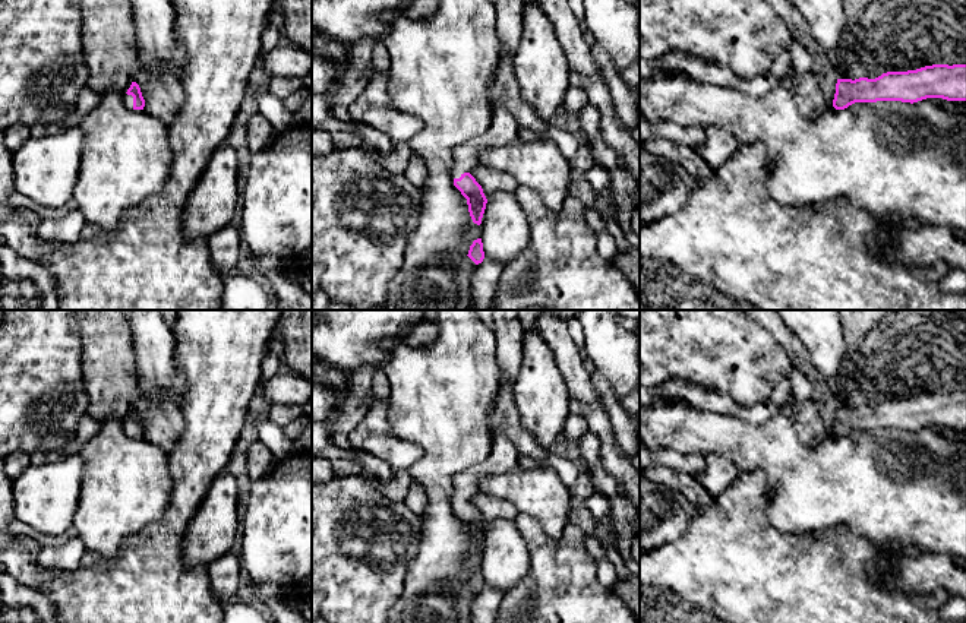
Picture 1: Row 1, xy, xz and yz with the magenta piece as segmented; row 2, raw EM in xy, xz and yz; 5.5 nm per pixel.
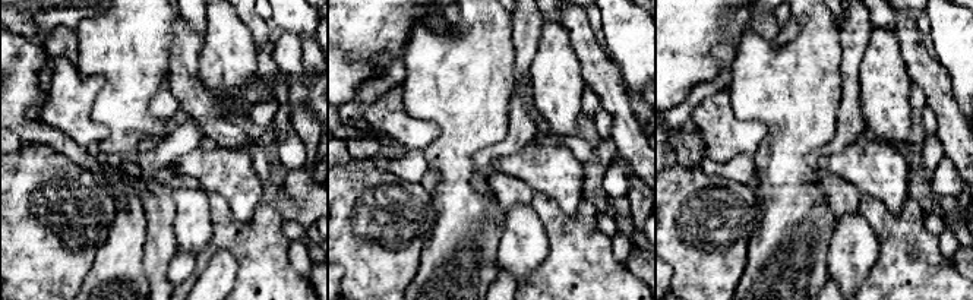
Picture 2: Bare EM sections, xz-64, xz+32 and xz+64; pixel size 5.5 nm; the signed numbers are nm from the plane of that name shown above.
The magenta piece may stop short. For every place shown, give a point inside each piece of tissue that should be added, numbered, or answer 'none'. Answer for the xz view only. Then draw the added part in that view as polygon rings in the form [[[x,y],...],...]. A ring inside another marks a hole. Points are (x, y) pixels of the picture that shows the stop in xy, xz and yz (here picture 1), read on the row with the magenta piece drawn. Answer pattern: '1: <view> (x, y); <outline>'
1: xz (504, 127); [[[493,104],[489,129],[454,149],[452,178],[460,178],[479,165],[479,158],[486,151],[505,146],[517,139],[520,124],[514,116],[501,104]]]

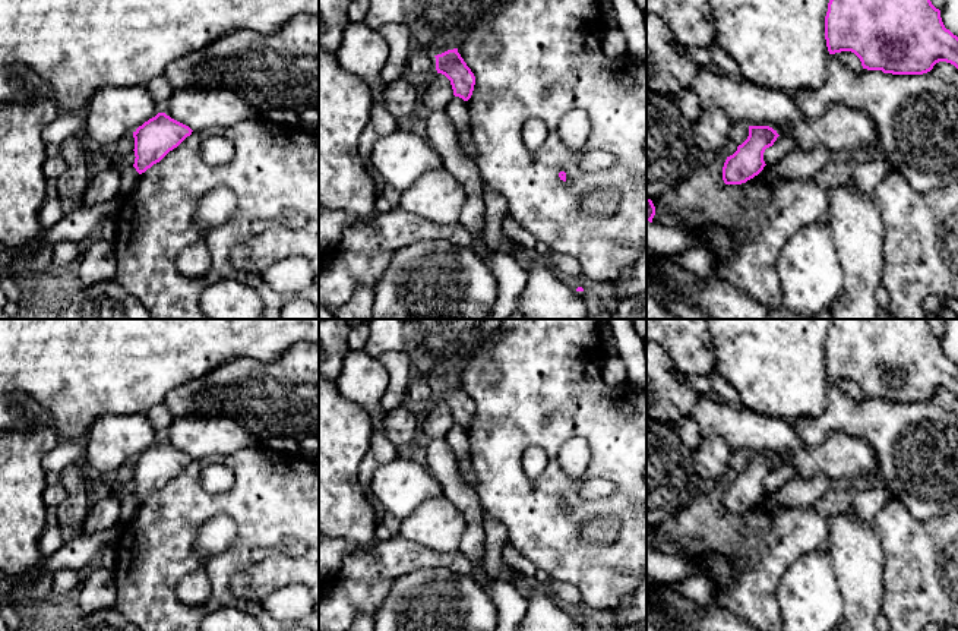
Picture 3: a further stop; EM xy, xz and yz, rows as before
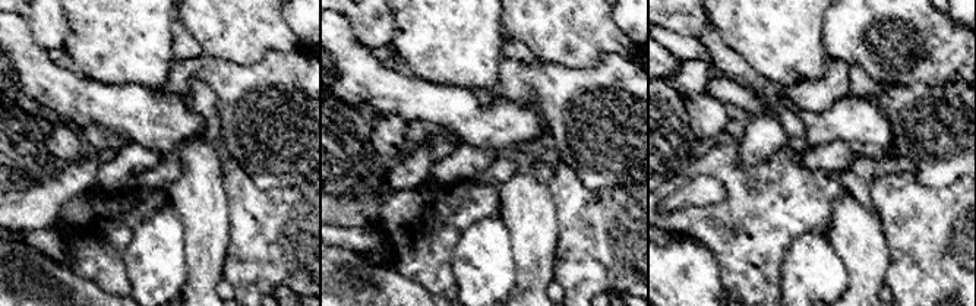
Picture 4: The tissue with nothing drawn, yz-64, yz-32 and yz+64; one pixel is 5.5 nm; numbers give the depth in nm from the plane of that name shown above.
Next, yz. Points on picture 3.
none

